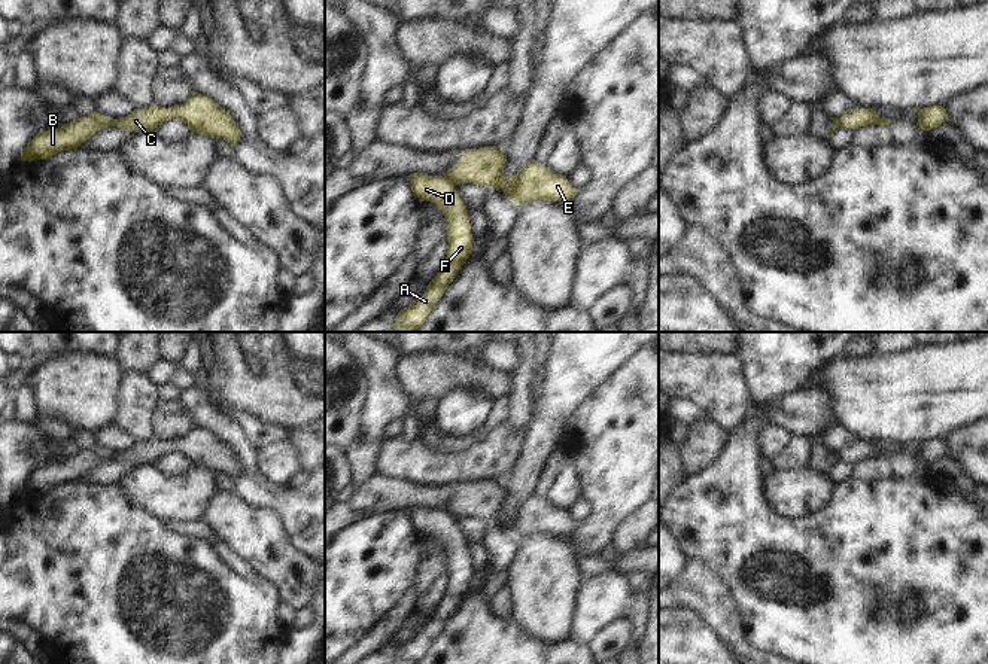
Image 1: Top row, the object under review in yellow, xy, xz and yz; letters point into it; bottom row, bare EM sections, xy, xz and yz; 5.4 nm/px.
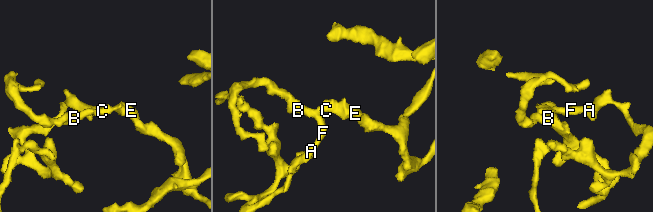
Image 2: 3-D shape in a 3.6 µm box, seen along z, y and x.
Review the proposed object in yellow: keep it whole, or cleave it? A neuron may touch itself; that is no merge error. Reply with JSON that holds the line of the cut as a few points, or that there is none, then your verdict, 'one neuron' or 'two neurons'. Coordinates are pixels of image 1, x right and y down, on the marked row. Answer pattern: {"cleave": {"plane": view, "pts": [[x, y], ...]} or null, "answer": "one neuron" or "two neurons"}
{"cleave": {"plane": "xz", "pts": [[444, 176], [453, 182]]}, "answer": "two neurons"}

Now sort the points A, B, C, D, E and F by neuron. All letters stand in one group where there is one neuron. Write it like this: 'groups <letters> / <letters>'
groups A B D F / C E

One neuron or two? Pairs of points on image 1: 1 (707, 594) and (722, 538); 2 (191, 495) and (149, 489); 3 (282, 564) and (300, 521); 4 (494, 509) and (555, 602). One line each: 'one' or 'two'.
1: two
2: one
3: two
4: two

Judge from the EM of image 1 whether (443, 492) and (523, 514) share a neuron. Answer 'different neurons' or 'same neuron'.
same neuron

